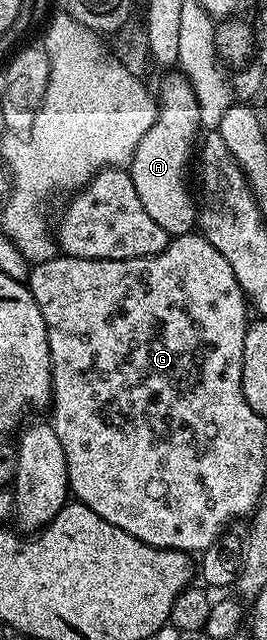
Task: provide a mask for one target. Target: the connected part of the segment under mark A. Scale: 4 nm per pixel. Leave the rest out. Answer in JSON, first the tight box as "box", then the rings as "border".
{"box":[128,72,203,236],"border":[[[166,72],[162,76],[158,90],[156,86],[158,119],[152,128],[148,128],[144,140],[140,140],[128,169],[132,184],[136,184],[140,204],[144,204],[144,212],[148,212],[148,216],[152,216],[166,234],[177,236],[191,233],[196,226],[196,198],[186,187],[186,173],[189,170],[191,173],[196,143],[200,138],[198,130],[203,129],[203,124],[196,92],[192,92],[192,84],[185,74]]]}

